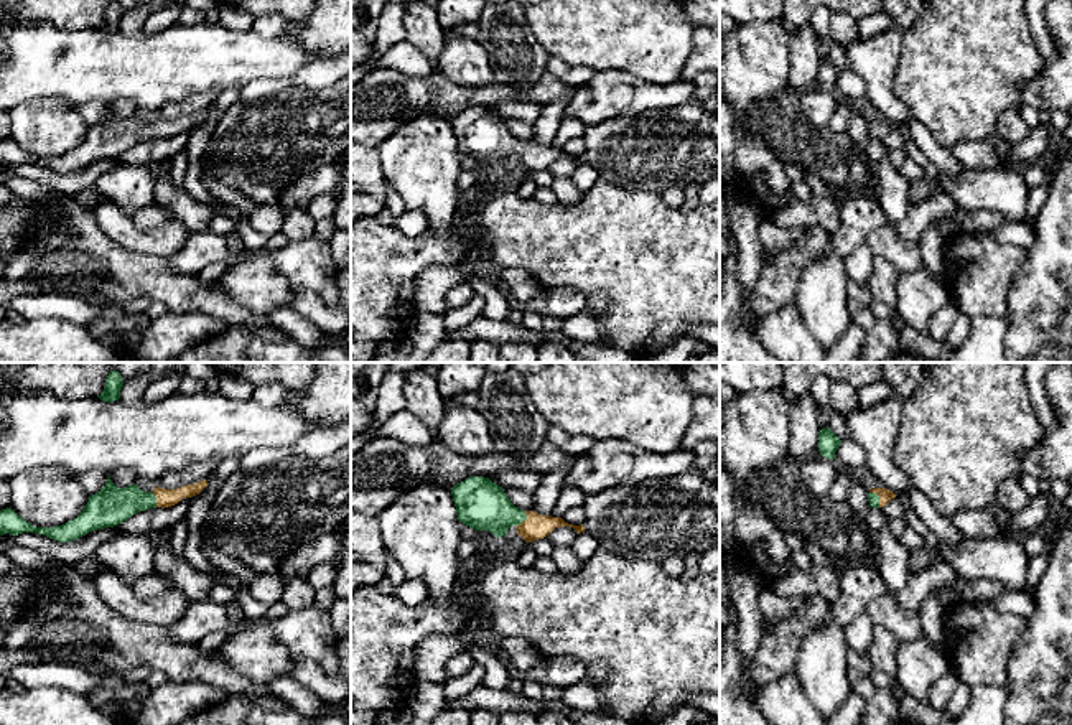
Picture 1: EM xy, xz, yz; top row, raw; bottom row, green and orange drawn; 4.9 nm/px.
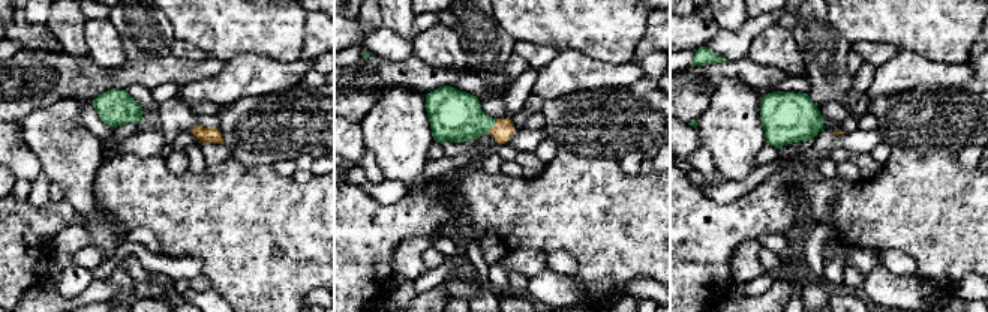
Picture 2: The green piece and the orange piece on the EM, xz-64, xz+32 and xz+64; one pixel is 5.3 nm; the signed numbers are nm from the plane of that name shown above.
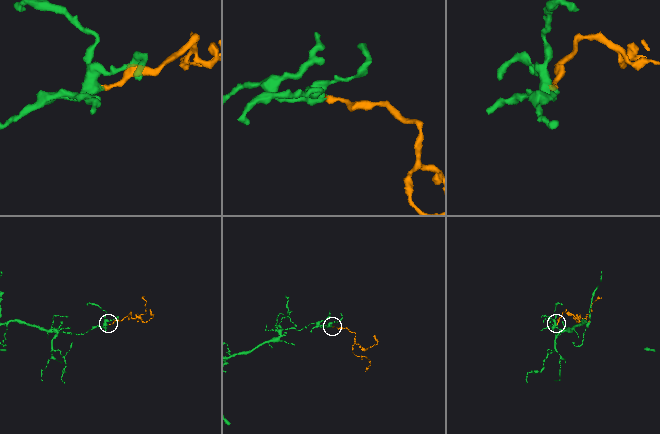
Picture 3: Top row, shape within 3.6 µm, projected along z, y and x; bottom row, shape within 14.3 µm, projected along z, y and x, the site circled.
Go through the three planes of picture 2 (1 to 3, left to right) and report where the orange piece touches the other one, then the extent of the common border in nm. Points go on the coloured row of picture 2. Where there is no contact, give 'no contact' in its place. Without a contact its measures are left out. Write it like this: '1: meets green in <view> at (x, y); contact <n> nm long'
1: no contact
2: meets green in xz+32 at (492, 126); contact 100 nm long
3: no contact

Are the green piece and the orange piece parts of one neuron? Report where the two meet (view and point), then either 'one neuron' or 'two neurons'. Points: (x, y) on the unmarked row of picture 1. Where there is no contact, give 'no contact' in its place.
meets green in xz at (524, 150); one neuron

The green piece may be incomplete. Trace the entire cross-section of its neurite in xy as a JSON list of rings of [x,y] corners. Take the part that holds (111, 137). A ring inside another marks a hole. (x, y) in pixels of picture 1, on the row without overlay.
[[[107,107],[105,117],[96,125],[89,127],[82,143],[63,157],[35,158],[21,147],[18,147],[12,138],[2,140],[0,166],[35,163],[58,173],[71,173],[92,161],[119,157],[140,142],[147,142],[150,138],[171,138],[183,129],[193,129],[199,125],[206,117],[207,112],[203,110],[178,120],[165,120],[158,117],[153,122],[145,124],[137,115],[117,119],[110,112],[110,107]]]

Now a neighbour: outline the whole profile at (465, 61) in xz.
[[[456,36],[445,43],[436,71],[451,82],[481,89],[496,82],[487,51],[478,40]]]

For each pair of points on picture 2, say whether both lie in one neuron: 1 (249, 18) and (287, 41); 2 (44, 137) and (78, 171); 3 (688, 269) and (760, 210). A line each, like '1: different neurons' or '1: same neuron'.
1: same neuron
2: same neuron
3: same neuron

